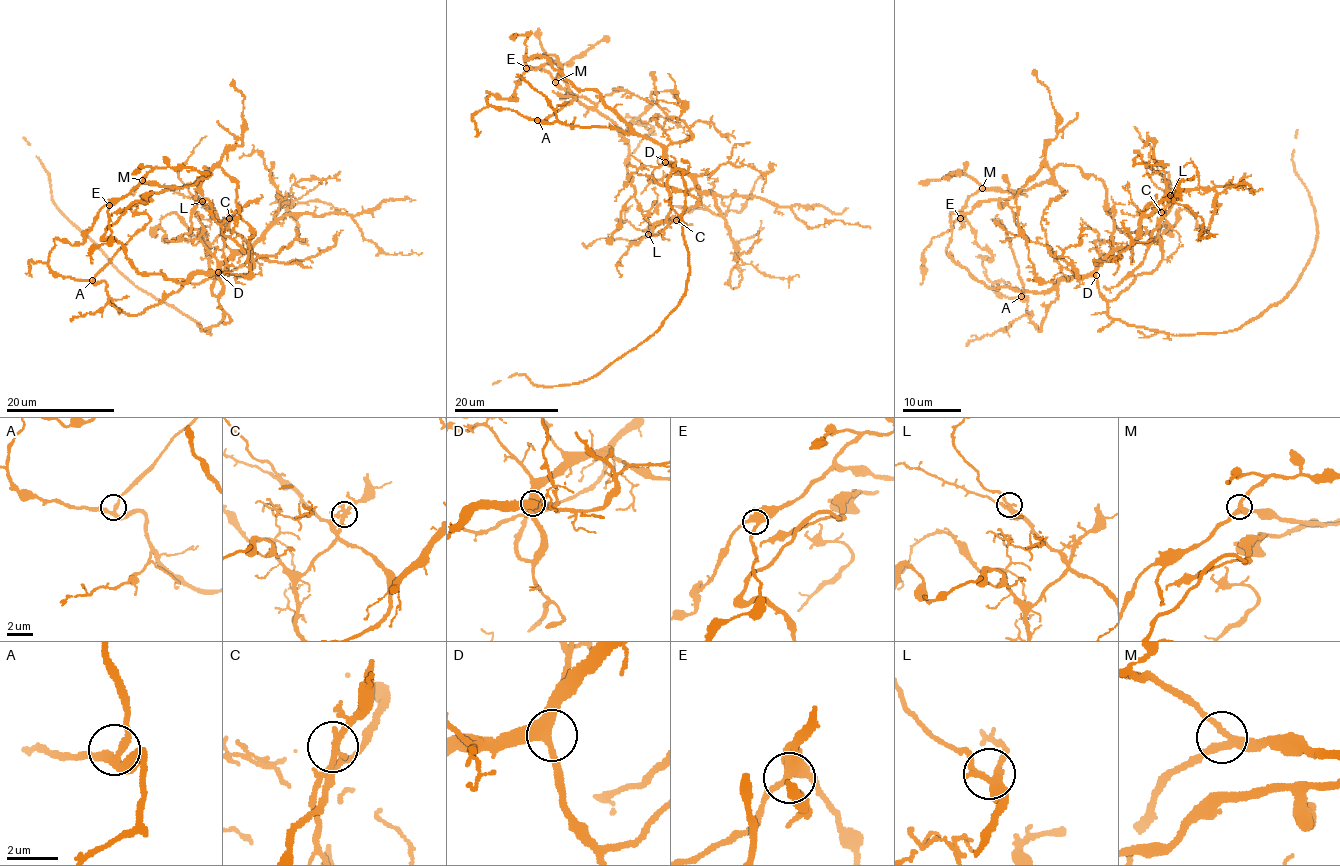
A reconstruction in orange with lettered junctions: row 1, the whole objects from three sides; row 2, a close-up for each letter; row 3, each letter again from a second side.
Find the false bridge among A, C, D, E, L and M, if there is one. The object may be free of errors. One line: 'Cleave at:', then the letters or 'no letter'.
Cleave at: C

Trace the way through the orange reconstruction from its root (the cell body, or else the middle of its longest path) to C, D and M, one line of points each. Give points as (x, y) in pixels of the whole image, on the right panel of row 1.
C: (1055, 284), (1093, 275), (1098, 291), (1115, 300), (1161, 259), (1157, 226), (1162, 213)
D: (1055, 284), (1096, 275)
M: (1055, 284), (1040, 292), (990, 289), (952, 259), (952, 213), (967, 214), (1018, 191), (982, 188)

